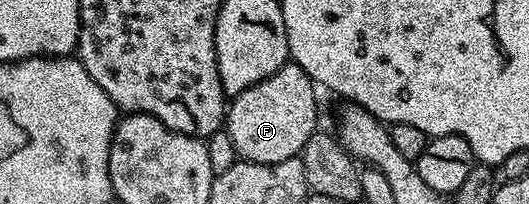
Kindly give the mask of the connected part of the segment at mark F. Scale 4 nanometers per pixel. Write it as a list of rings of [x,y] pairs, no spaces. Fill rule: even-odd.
[[[287,64],[281,66],[272,76],[252,84],[244,92],[233,95],[224,119],[224,129],[228,136],[232,136],[235,155],[241,161],[256,164],[280,164],[289,158],[299,157],[308,144],[308,140],[319,129],[318,126],[318,98],[314,95],[316,84],[304,72],[304,68]]]

